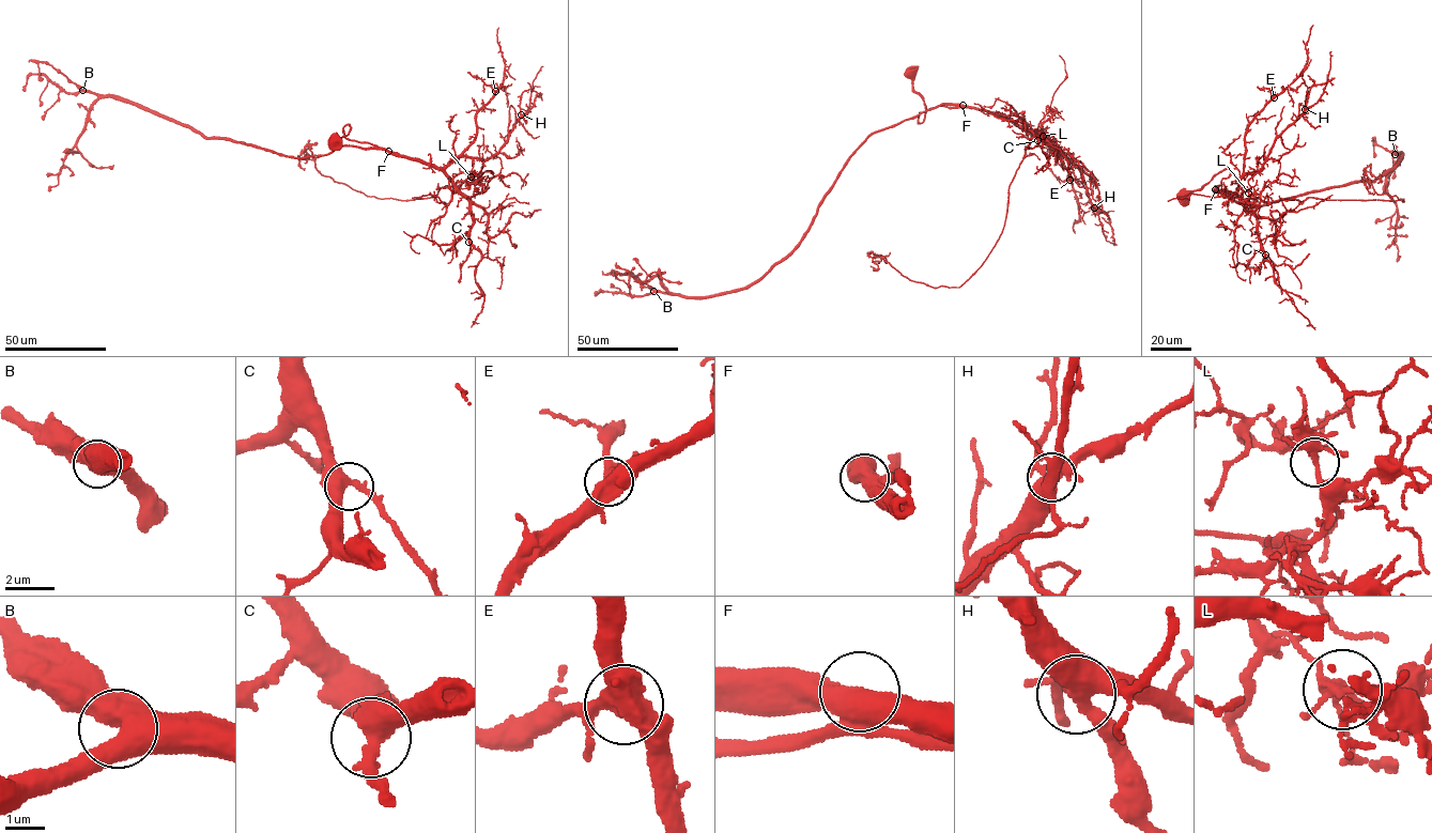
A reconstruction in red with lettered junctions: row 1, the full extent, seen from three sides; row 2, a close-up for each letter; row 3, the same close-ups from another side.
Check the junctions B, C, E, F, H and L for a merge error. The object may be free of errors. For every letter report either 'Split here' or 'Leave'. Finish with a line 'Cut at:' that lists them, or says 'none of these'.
B: Leave
C: Leave
E: Leave
F: Leave
H: Leave
L: Split here
Cut at: L

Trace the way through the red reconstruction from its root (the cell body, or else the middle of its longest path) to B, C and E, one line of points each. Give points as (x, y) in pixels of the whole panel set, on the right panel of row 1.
B: (1185, 197), (1227, 169), (1214, 191), (1260, 206), (1372, 181), (1398, 165), (1402, 155), (1395, 154)
C: (1185, 197), (1229, 169), (1230, 174), (1215, 186), (1234, 194), (1256, 216), (1259, 240), (1265, 255)
E: (1185, 197), (1227, 169), (1230, 174), (1215, 186), (1219, 190), (1235, 191), (1244, 172), (1245, 132), (1274, 97)

